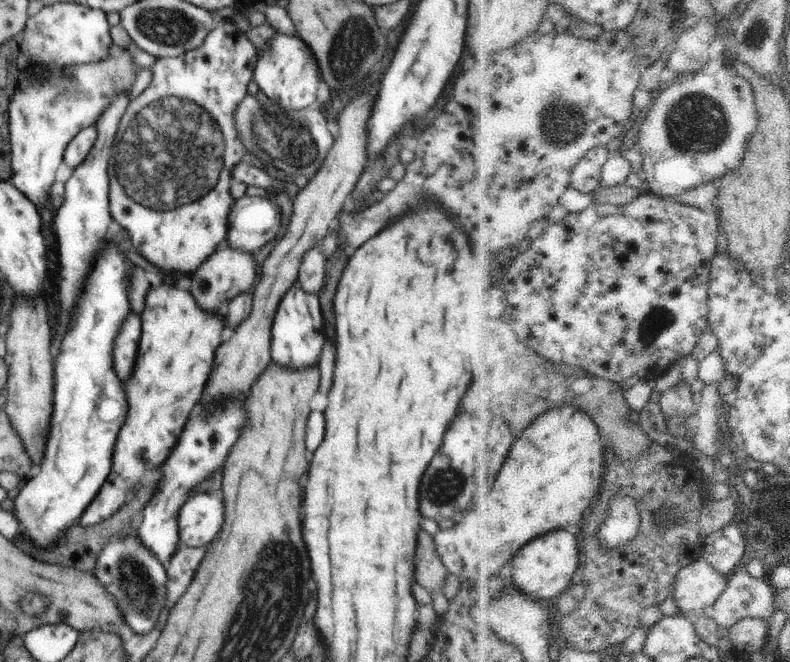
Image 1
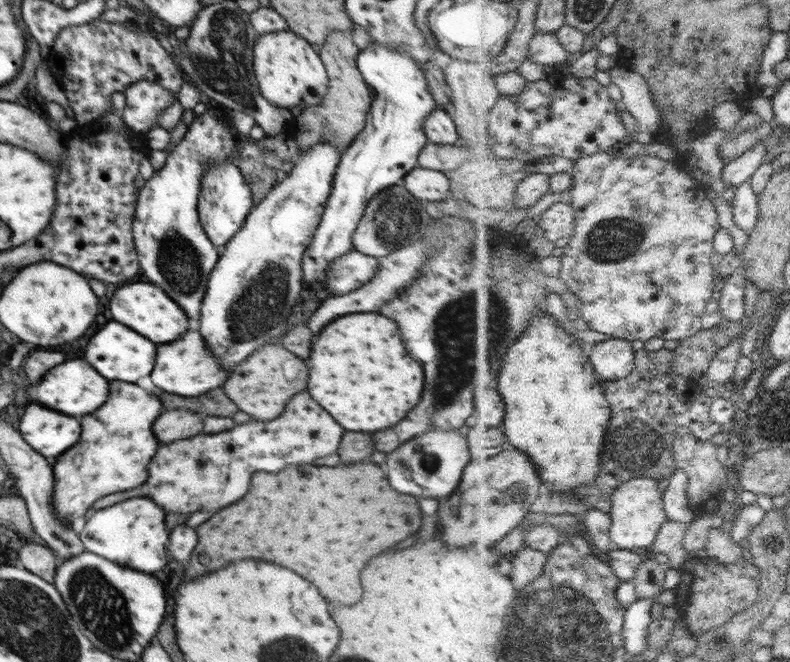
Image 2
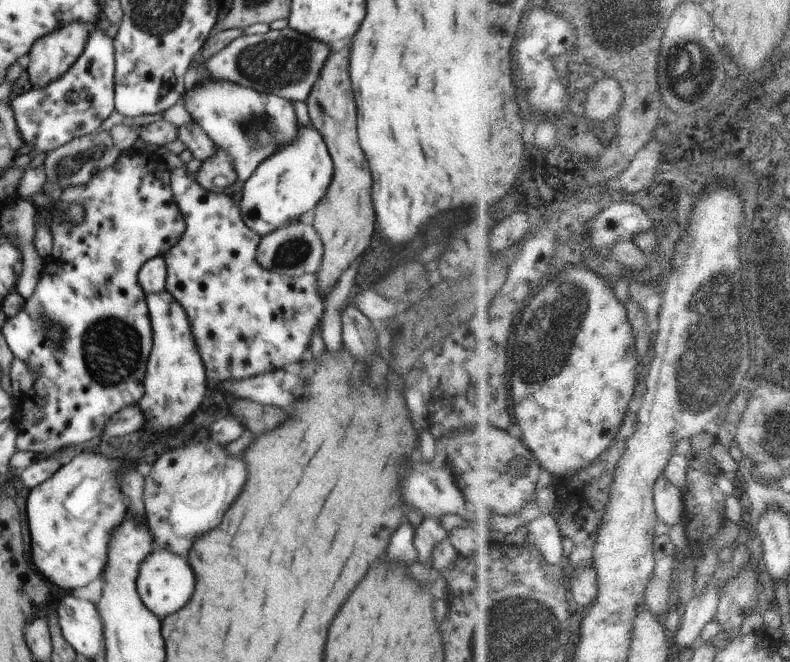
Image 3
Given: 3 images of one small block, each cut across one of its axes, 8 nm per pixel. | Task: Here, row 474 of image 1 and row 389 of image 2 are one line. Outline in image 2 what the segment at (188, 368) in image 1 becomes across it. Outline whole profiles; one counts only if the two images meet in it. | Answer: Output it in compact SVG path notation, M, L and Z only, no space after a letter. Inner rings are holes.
M108 382L110 394L100 410L82 418L82 438L76 446L71 446L57 457L52 469L54 472L53 508L58 520L71 524L75 518L84 517L88 509L106 494L122 492L144 486L148 477L148 465L158 450L160 442L152 427L156 418L164 411L158 395L148 393L136 383Z

